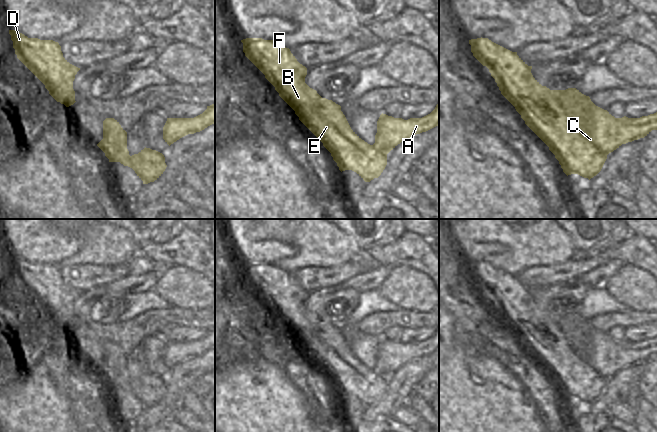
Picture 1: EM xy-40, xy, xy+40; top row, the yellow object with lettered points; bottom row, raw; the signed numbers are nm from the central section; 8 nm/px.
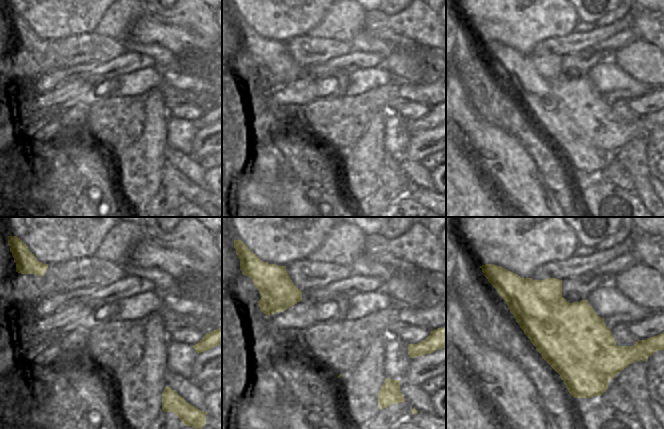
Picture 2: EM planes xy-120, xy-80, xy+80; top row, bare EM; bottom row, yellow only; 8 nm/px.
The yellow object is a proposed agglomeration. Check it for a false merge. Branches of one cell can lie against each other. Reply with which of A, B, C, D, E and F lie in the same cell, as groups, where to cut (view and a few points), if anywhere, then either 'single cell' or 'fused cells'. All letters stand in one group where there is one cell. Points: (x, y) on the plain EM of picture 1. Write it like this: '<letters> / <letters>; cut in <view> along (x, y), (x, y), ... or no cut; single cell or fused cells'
A / B C D E F; cut in xy along (389, 340), (385, 363), (386, 377); fused cells

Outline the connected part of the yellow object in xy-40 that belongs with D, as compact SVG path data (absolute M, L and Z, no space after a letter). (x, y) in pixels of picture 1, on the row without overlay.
M9 254L17 282L45 309L49 318L66 331L73 329L75 315L73 305L80 292L70 288L53 264L28 262L15 254Z

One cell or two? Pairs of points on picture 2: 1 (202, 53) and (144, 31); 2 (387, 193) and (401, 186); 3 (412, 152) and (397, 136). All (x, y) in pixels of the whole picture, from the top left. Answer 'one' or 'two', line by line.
1: one
2: one
3: two

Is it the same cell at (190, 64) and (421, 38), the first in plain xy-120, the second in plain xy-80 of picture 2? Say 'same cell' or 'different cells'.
different cells

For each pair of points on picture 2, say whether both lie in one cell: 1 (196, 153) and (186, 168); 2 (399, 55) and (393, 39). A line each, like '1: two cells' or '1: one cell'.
1: two cells
2: two cells

